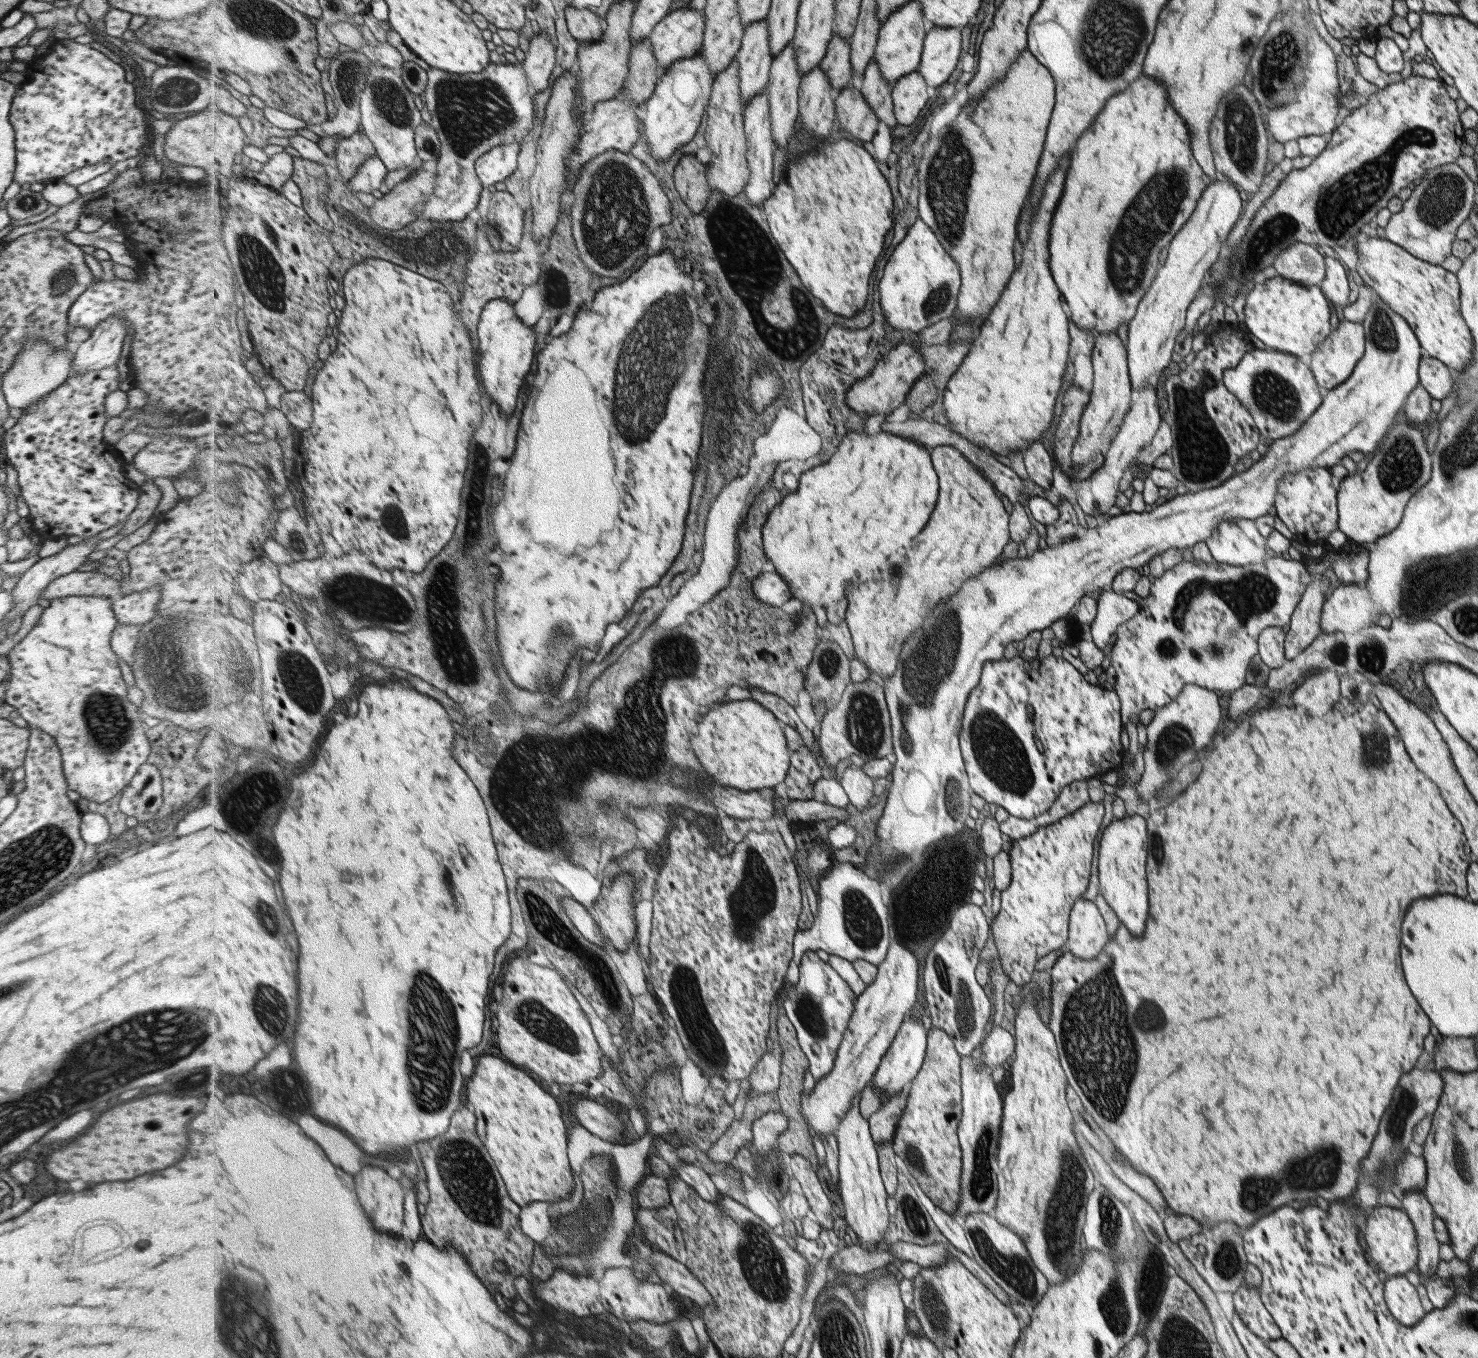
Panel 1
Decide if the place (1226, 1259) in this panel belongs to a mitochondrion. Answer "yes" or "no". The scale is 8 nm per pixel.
yes

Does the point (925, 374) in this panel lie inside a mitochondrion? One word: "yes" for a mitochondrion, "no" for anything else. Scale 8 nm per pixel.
no

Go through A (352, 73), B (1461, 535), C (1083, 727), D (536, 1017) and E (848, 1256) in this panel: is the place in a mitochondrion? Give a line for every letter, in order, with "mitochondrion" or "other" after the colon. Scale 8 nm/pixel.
A: mitochondrion
B: other
C: other
D: mitochondrion
E: other

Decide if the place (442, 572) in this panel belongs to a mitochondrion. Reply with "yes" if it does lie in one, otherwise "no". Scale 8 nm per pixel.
no

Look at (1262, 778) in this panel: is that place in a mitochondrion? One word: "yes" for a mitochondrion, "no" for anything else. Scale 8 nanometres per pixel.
no

